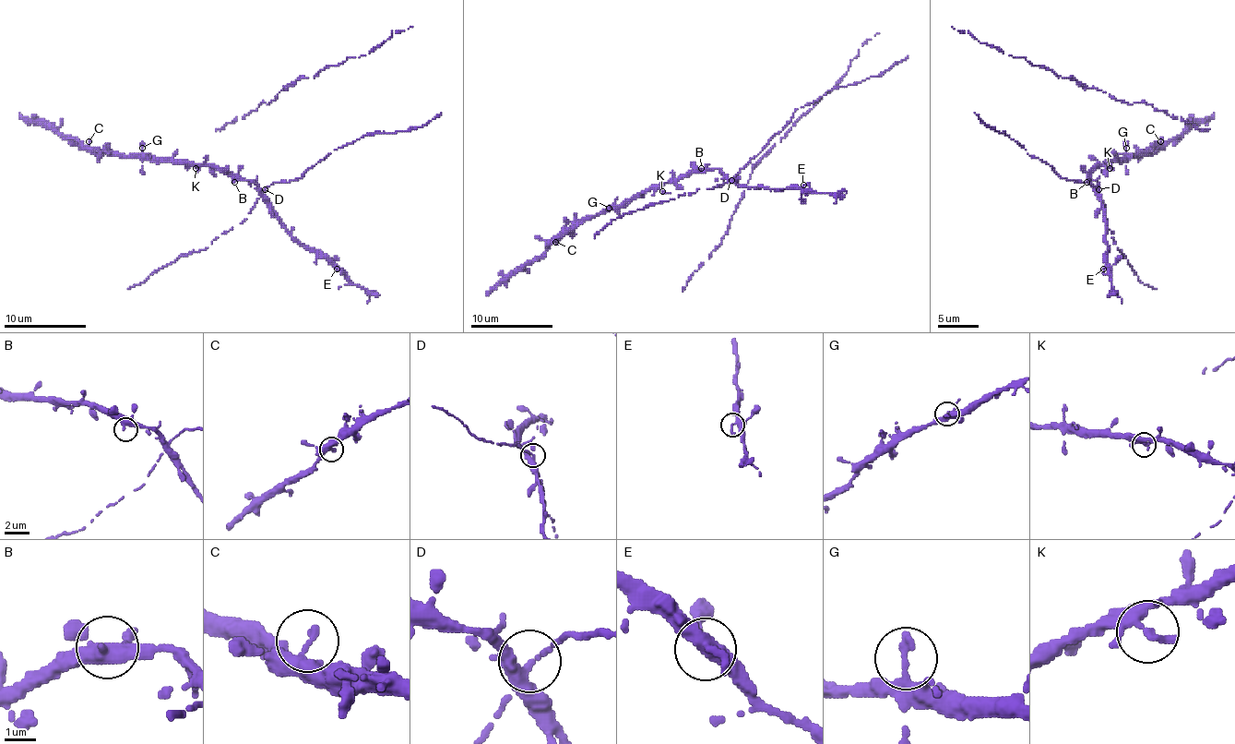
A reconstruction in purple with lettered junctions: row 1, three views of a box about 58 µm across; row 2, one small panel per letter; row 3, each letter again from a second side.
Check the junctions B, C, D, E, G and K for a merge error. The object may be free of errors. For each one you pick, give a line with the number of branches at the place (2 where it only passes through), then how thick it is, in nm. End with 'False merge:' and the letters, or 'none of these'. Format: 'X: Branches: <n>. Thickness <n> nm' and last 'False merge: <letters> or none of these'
D: Branches: 3. Thickness 300 nm
False merge: D

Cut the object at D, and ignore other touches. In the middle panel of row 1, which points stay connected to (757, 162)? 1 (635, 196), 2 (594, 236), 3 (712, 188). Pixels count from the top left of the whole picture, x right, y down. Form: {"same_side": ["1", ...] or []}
{"same_side": ["2", "3"]}

